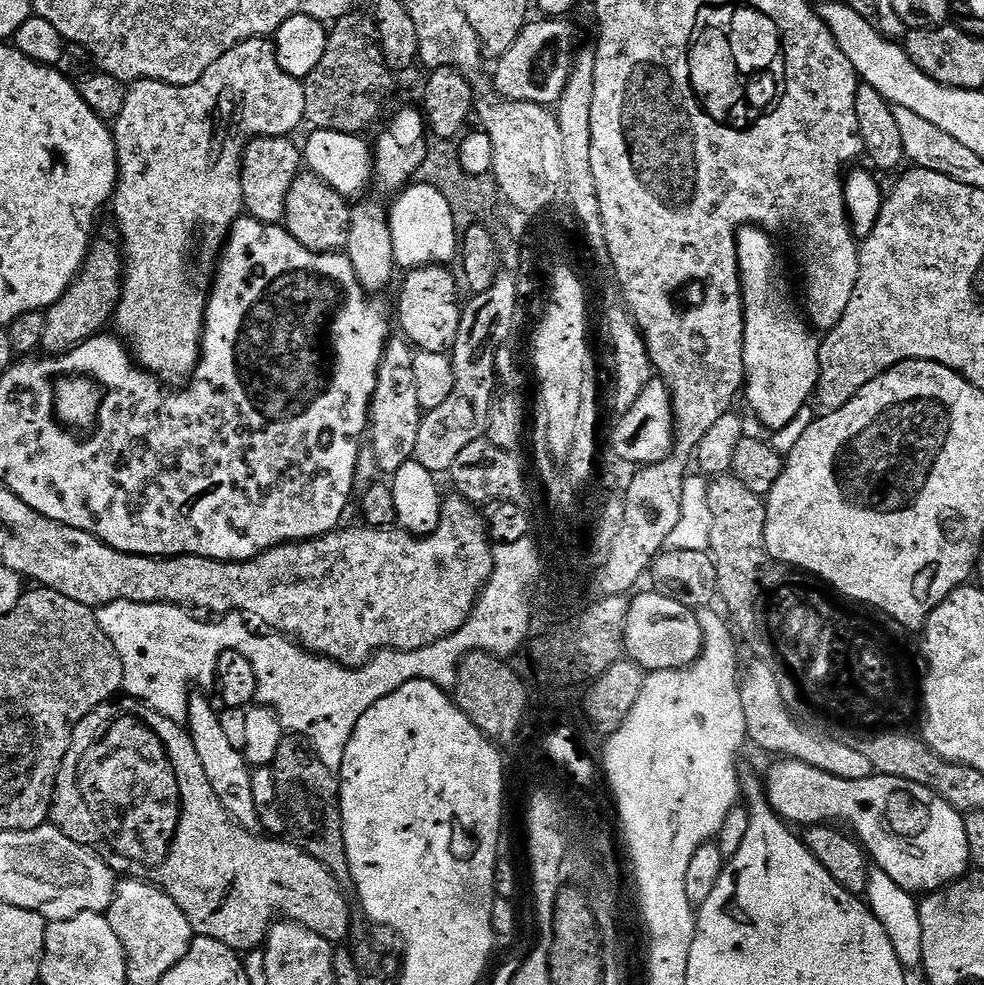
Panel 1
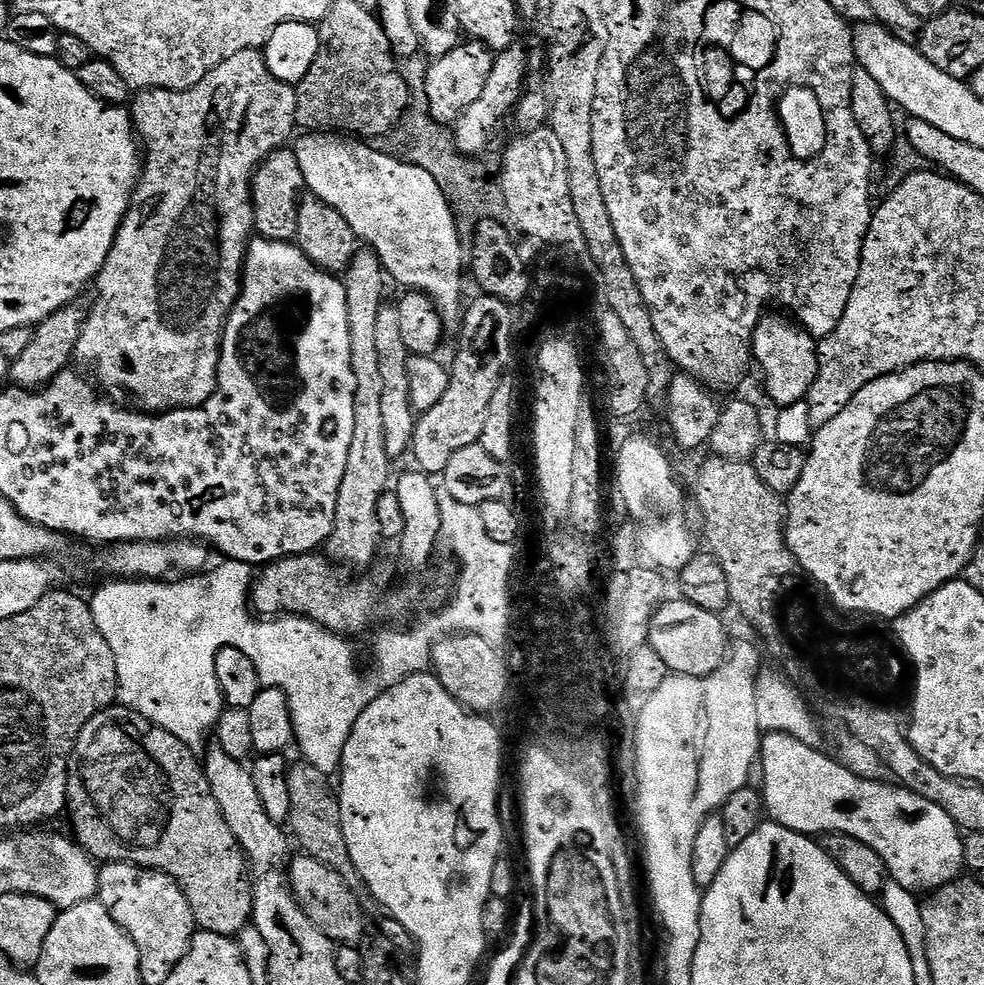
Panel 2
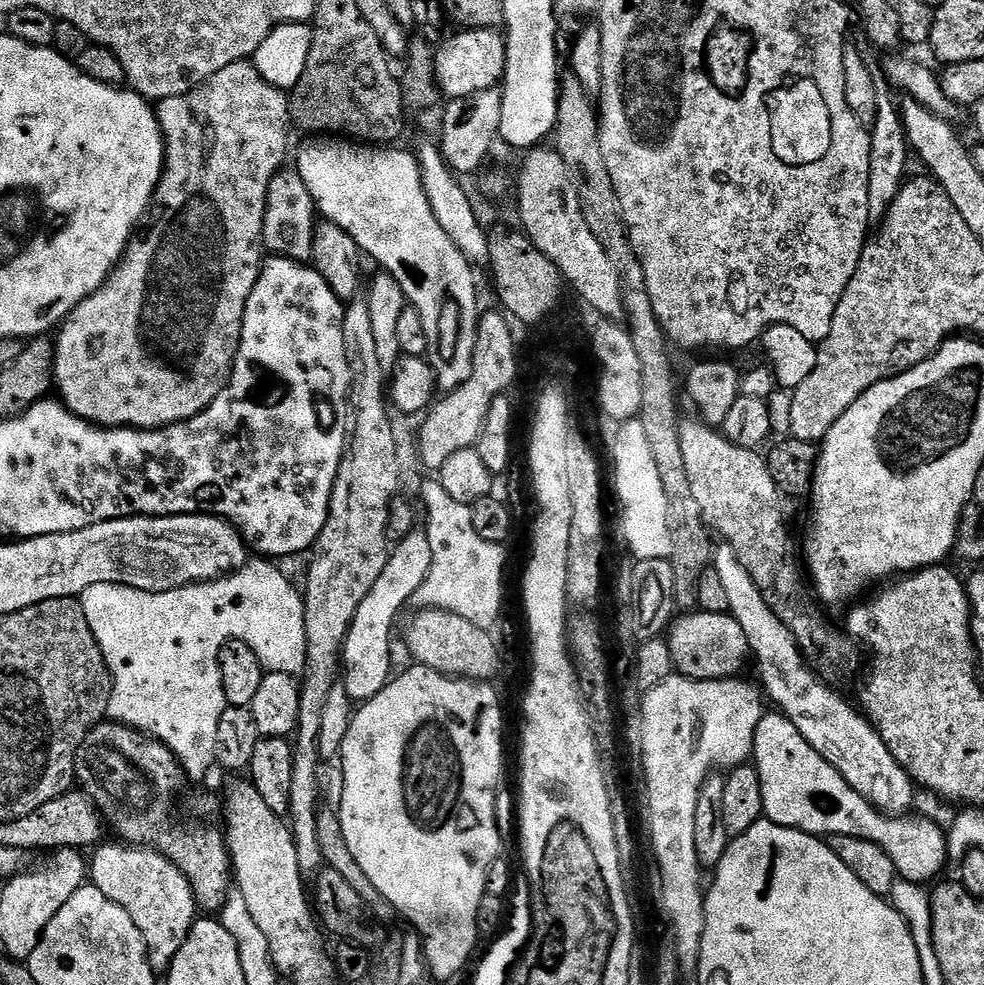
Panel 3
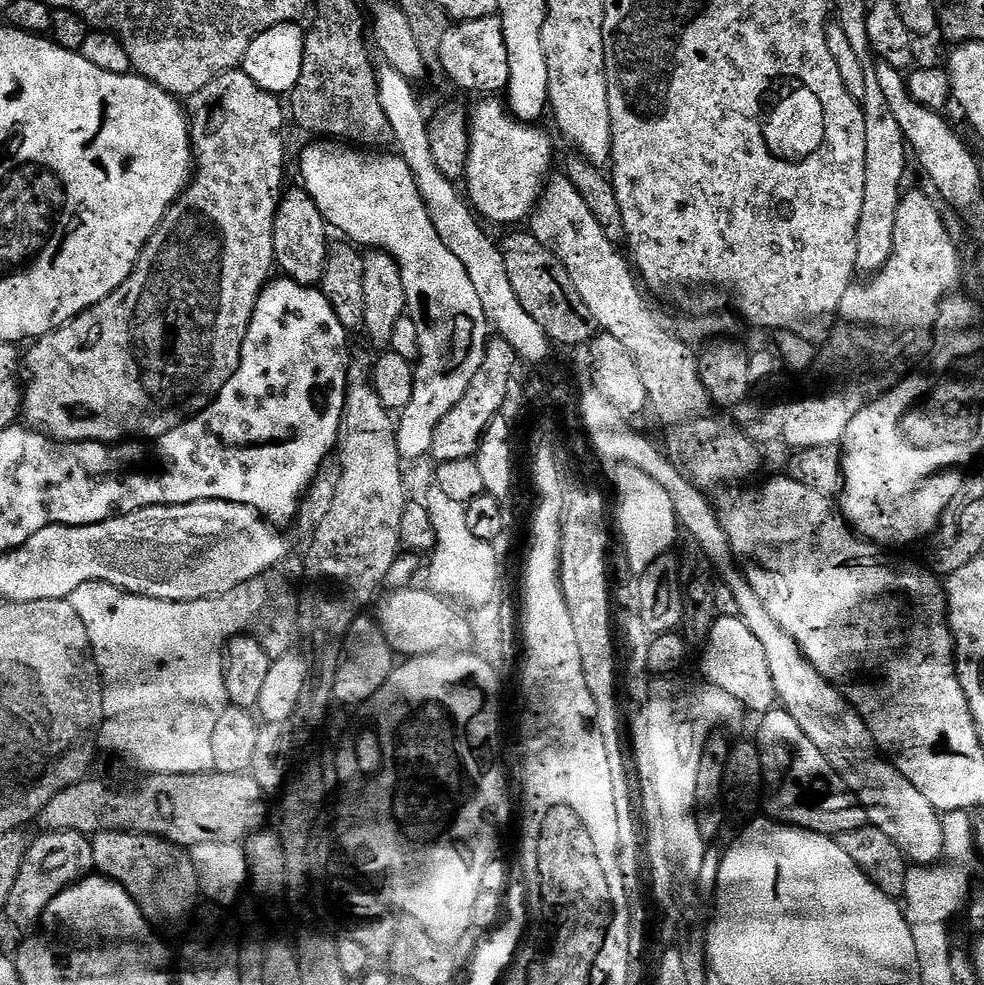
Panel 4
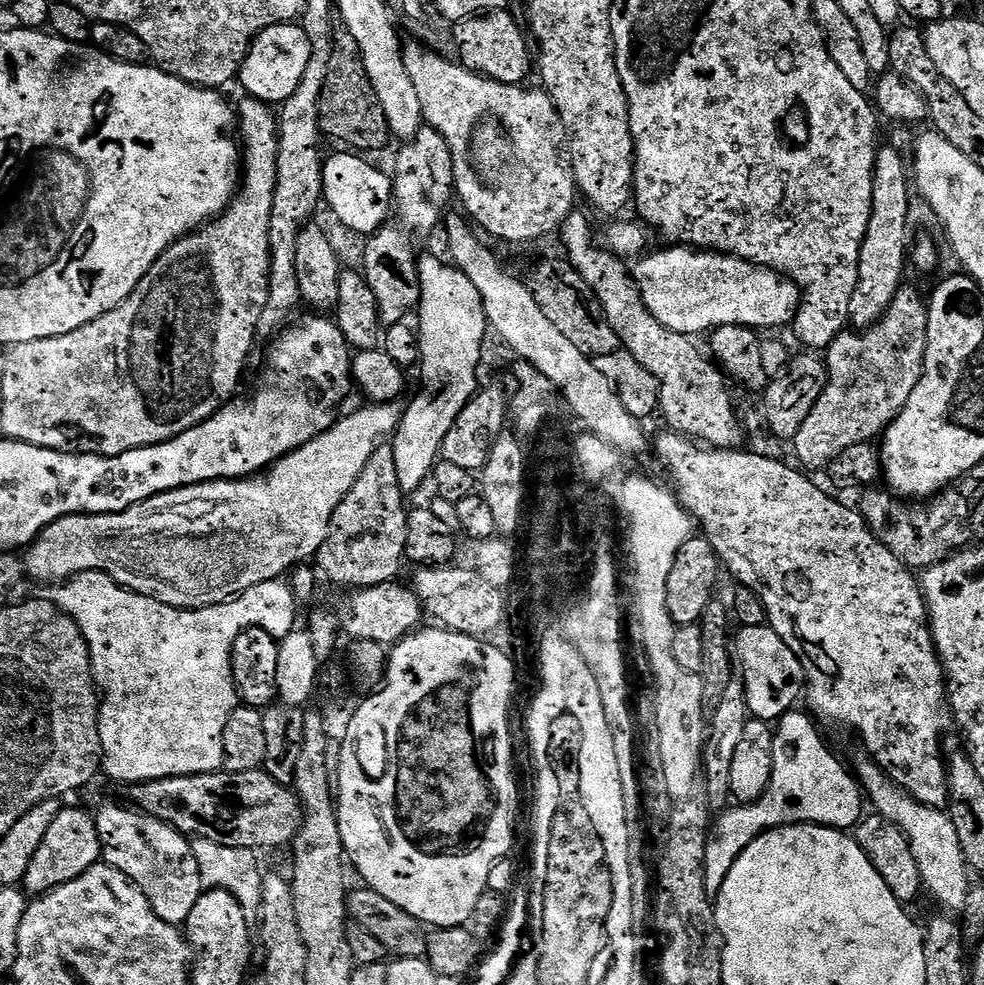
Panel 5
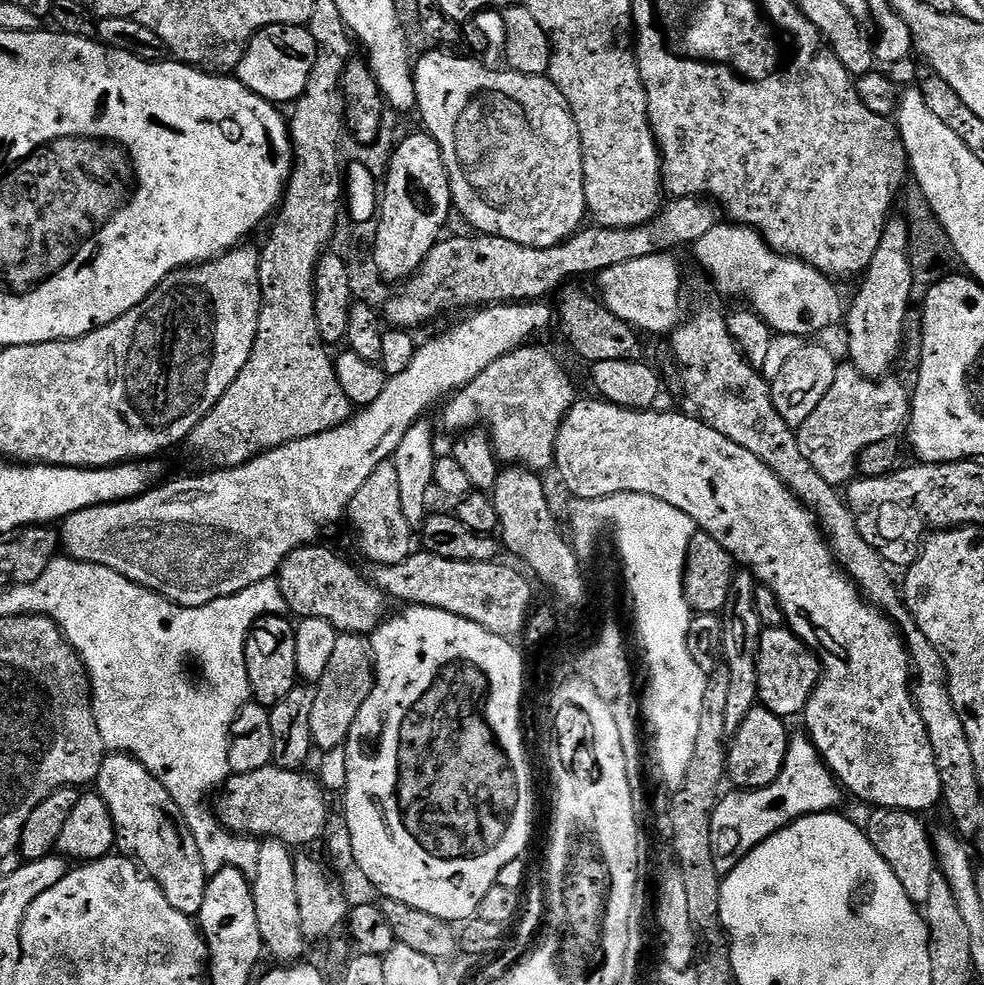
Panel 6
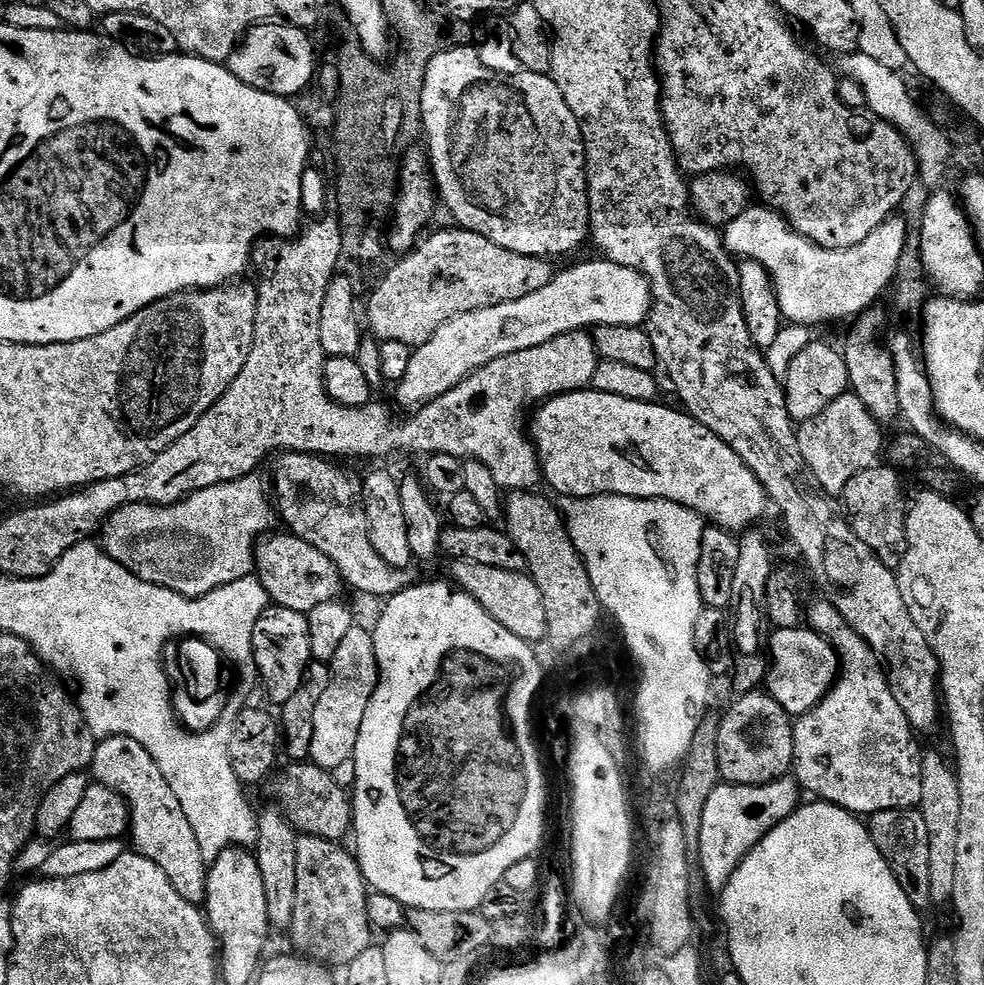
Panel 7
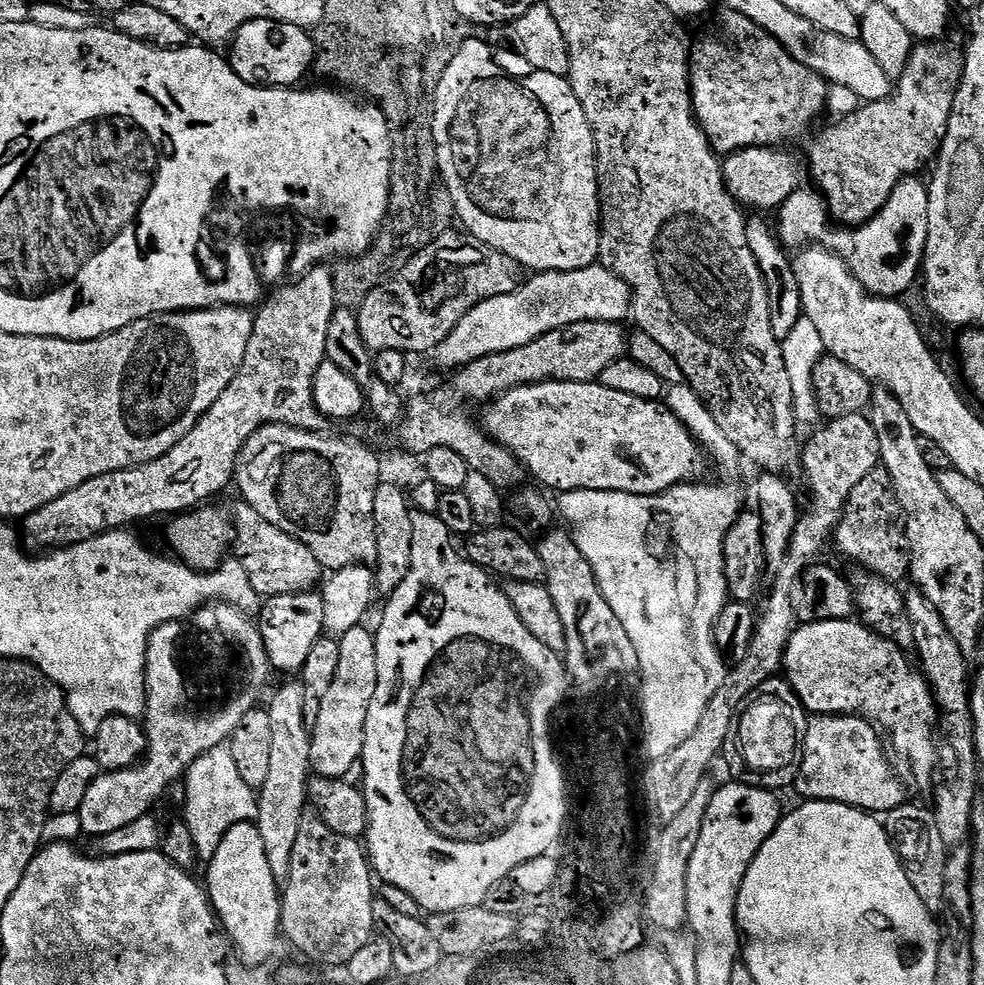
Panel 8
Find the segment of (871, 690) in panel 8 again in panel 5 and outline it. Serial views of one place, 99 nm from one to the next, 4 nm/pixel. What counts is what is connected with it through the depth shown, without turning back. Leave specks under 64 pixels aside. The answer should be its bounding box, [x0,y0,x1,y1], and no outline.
[734,626,806,722]

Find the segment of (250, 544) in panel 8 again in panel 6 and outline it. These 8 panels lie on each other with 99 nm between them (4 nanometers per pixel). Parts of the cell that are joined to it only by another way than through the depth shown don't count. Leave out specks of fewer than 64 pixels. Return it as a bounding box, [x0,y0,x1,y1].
[278,546,386,637]

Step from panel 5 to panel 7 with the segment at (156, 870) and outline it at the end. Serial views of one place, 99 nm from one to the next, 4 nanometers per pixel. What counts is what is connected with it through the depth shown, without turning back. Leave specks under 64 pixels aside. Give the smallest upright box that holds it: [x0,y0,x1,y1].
[90,736,208,906]

